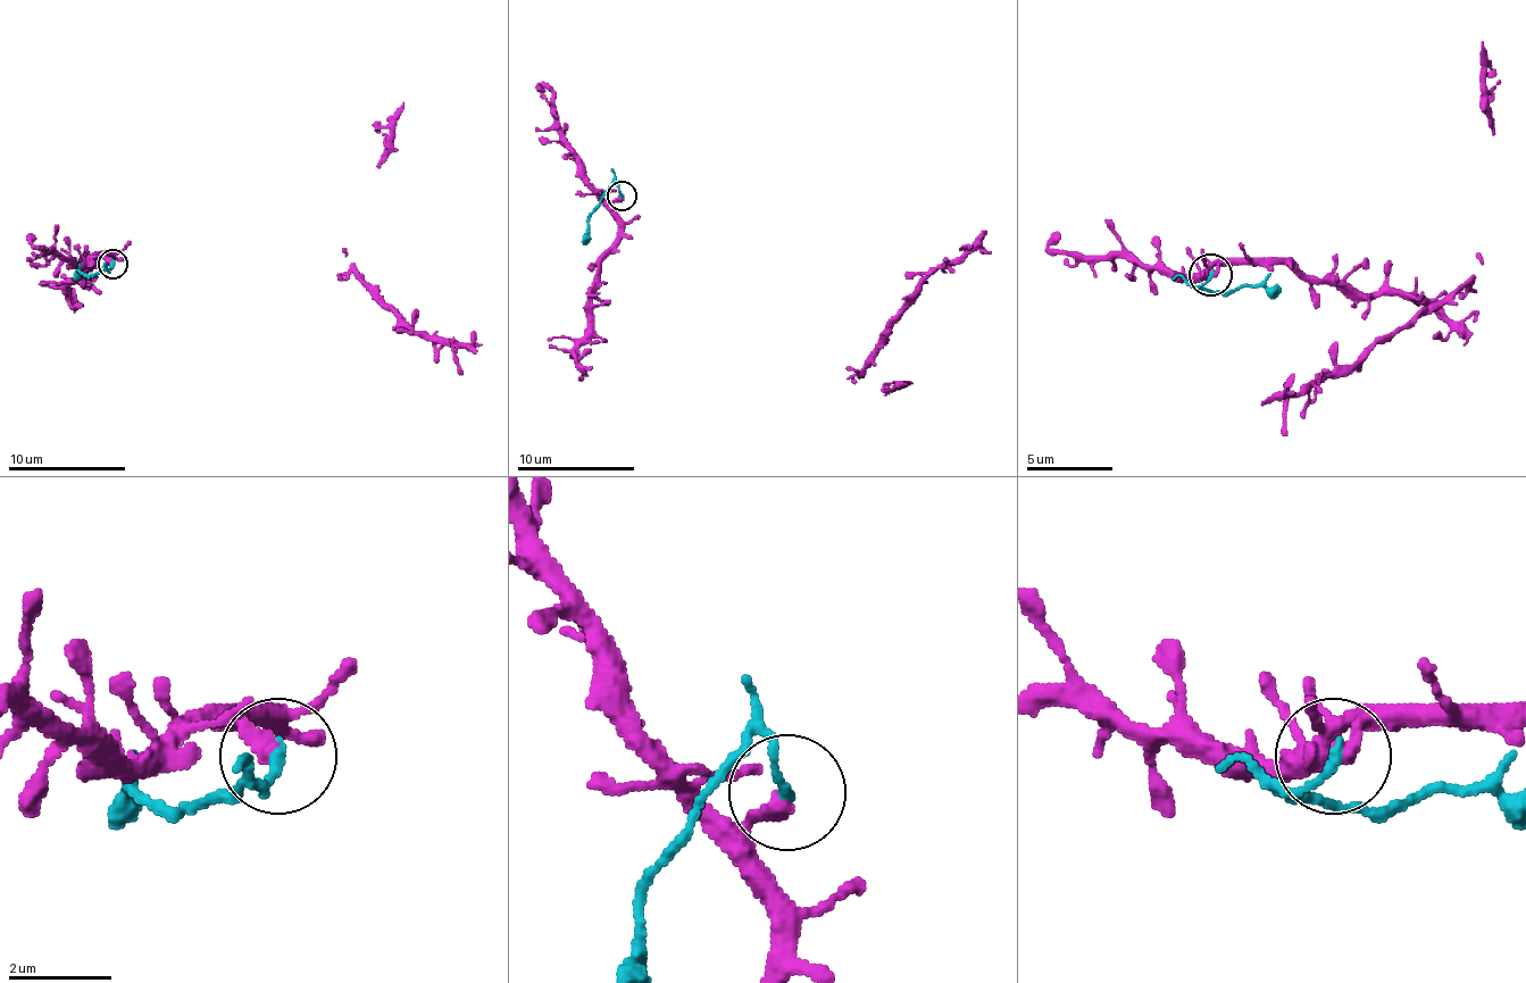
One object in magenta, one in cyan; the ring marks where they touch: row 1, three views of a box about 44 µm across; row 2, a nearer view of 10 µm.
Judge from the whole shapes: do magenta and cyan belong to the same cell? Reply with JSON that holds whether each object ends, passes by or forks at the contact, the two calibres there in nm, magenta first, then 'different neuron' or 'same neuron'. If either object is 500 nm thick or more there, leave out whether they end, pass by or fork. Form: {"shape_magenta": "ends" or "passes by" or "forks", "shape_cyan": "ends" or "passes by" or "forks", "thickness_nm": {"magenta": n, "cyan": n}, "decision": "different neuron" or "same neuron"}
{"shape_magenta": "ends", "shape_cyan": "ends", "thickness_nm": {"magenta": 320, "cyan": 200}, "decision": "different neuron"}

